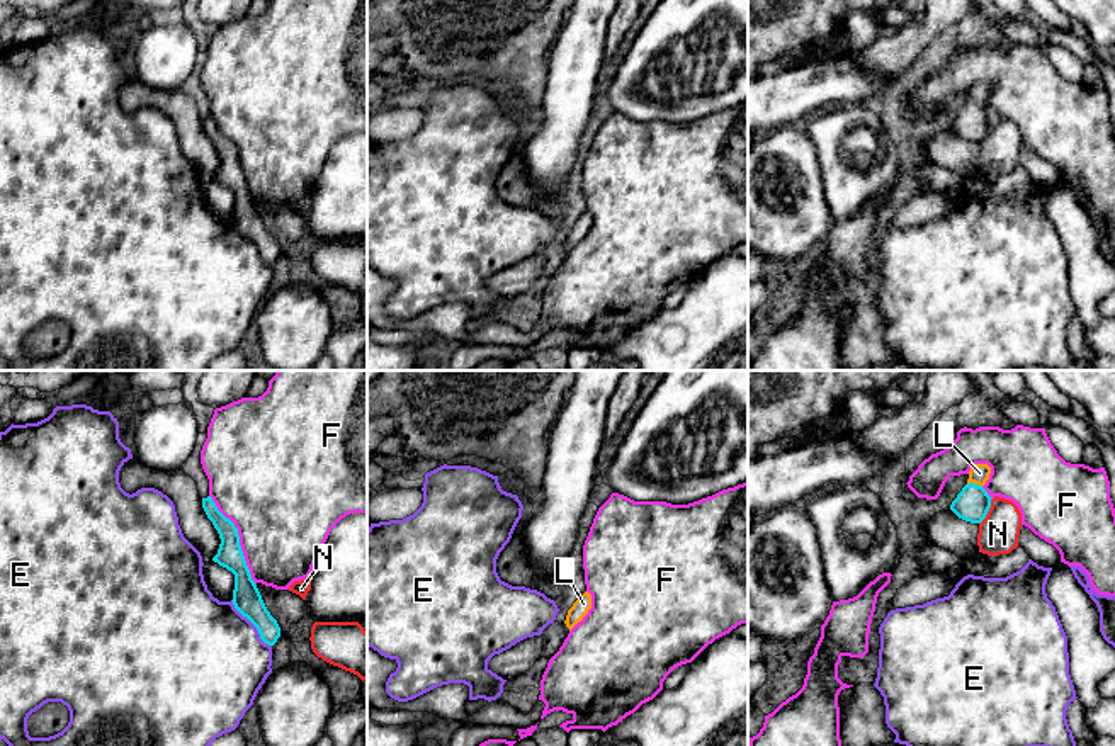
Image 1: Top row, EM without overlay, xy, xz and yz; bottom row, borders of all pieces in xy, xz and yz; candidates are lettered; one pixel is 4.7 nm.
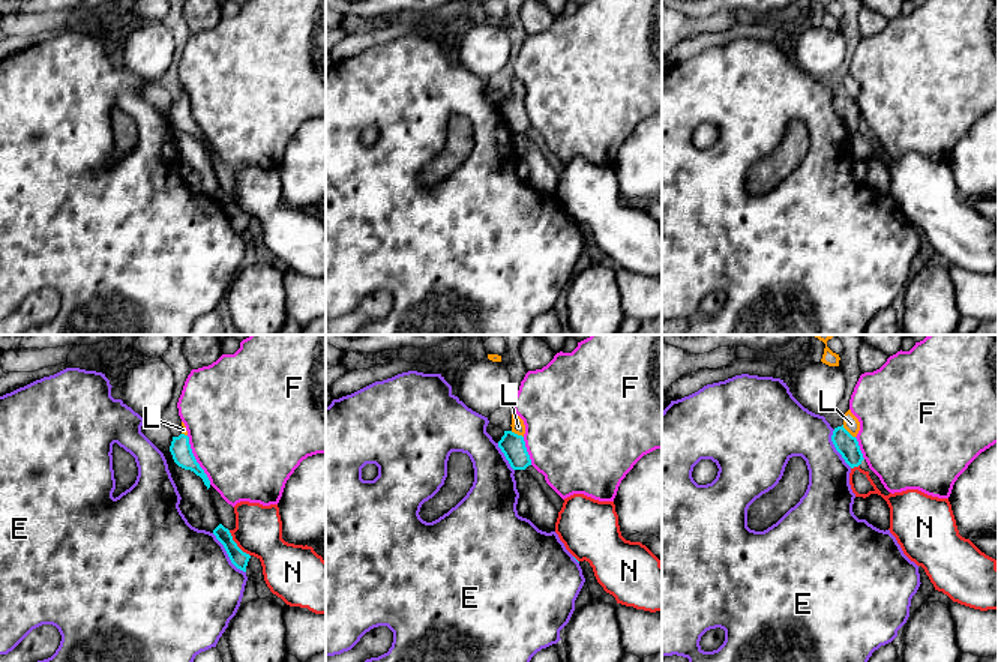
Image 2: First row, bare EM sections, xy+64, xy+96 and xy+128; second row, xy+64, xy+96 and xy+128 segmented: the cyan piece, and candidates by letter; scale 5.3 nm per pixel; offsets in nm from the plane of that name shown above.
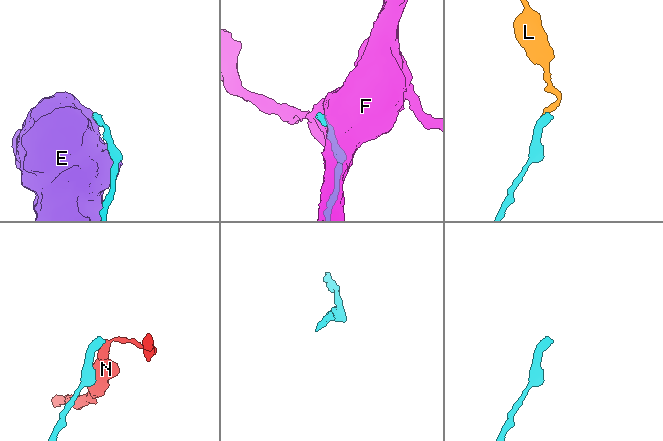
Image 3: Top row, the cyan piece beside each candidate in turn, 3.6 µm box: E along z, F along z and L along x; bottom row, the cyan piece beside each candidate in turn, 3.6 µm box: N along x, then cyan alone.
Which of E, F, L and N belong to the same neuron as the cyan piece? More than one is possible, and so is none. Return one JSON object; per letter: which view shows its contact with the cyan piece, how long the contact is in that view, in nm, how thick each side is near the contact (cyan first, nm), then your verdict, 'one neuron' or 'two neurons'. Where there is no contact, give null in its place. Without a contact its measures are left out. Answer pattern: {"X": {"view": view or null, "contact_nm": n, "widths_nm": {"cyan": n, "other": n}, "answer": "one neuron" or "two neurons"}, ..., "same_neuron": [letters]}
{"E": {"view": "xy", "contact_nm": 300, "widths_nm": {"cyan": 140, "other": 480}, "answer": "two neurons"}, "F": {"view": "xy", "contact_nm": 480, "widths_nm": {"cyan": 120, "other": 460}, "answer": "two neurons"}, "L": {"view": "yz", "contact_nm": 70, "widths_nm": {"cyan": 160, "other": 90}, "answer": "one neuron"}, "N": {"view": "yz", "contact_nm": 140, "widths_nm": {"cyan": 160, "other": 190}, "answer": "two neurons"}, "same_neuron": ["L"]}

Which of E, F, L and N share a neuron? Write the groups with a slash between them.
E / F / L / N

